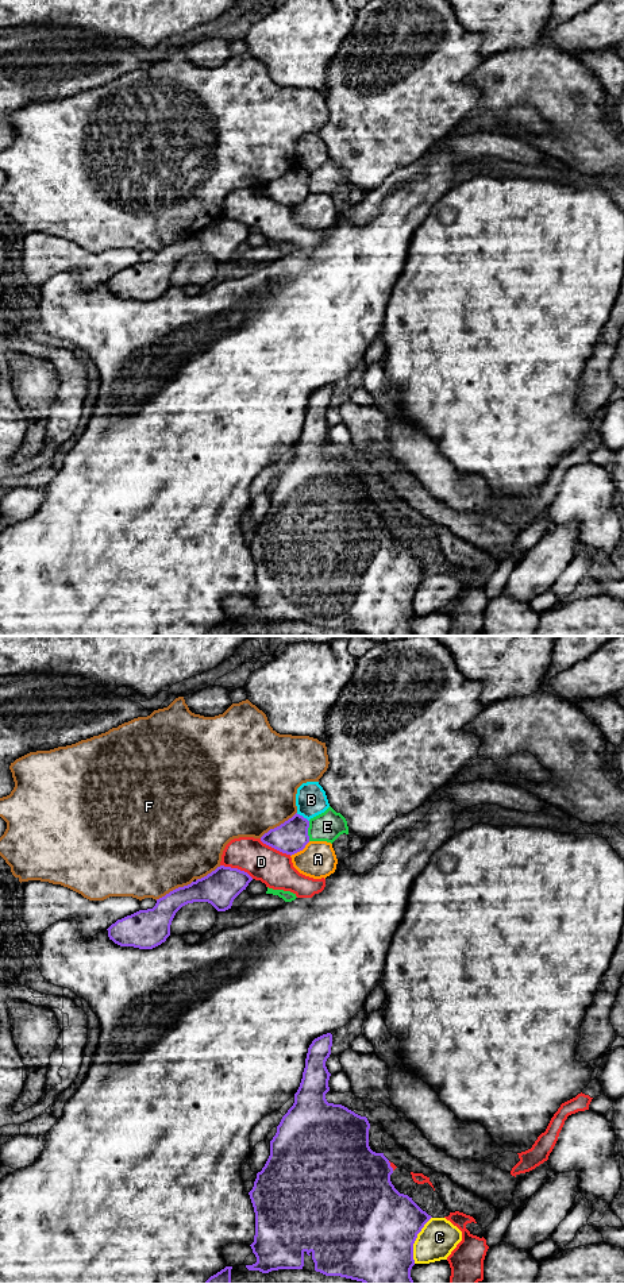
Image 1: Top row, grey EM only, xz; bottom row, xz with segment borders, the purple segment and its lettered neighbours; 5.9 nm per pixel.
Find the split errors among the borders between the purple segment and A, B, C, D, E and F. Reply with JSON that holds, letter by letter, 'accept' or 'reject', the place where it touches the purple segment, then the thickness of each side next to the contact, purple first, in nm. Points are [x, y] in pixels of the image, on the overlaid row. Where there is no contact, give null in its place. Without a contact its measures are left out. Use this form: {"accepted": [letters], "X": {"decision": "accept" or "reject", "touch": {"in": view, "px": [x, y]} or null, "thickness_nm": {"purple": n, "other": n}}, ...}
{"accepted": [], "A": {"decision": "reject", "touch": {"in": "xz", "px": [300, 849]}, "thickness_nm": {"purple": 190, "other": 220}}, "B": {"decision": "reject", "touch": {"in": "xz", "px": [301, 816]}, "thickness_nm": {"purple": 190, "other": 190}}, "C": {"decision": "reject", "touch": {"in": "xz", "px": [415, 1240]}, "thickness_nm": {"purple": 500, "other": 220}}, "D": {"decision": "reject", "touch": {"in": "xz", "px": [237, 868]}, "thickness_nm": {"purple": 220, "other": 220}}, "E": {"decision": "reject", "touch": {"in": "xz", "px": [307, 831]}, "thickness_nm": {"purple": 190, "other": 180}}, "F": {"decision": "reject", "touch": {"in": "xz", "px": [277, 826]}, "thickness_nm": {"purple": 190, "other": 480}}}

